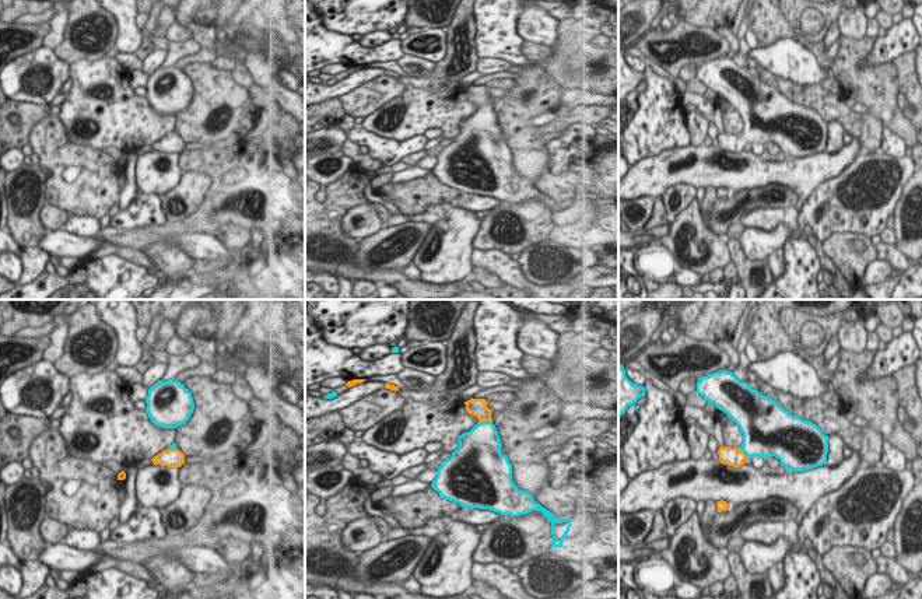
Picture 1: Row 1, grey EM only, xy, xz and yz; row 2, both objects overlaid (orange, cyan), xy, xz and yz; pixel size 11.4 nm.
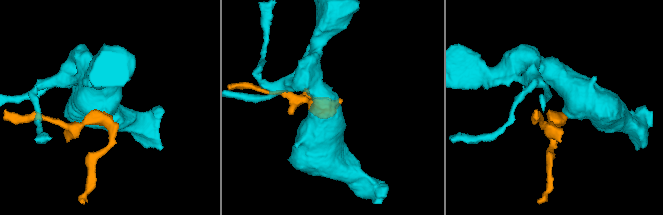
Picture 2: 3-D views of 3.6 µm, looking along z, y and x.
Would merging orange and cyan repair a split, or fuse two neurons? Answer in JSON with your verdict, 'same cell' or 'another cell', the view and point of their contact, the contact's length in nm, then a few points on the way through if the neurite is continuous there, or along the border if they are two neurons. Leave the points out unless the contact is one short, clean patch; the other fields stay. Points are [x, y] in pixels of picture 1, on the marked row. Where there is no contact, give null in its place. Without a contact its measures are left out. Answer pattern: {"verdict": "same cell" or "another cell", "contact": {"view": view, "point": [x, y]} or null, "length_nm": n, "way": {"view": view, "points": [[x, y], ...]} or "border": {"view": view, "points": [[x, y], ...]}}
{"verdict": "same cell", "contact": {"view": "xz", "point": [484, 420]}, "length_nm": 160, "way": {"view": "xz", "points": [[477, 407], [483, 413], [484, 420], [483, 441]]}}

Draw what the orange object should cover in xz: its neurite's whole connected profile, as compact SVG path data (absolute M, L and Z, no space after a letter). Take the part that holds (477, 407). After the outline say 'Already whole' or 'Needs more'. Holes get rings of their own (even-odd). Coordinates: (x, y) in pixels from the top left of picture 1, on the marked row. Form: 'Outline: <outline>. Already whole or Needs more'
Outline: M471 397L464 404L478 423L459 435L459 448L441 463L431 487L439 497L466 508L490 509L511 516L541 511L551 523L551 547L562 547L571 519L558 521L536 502L533 495L513 484L512 465L508 456L501 453L502 444L485 399Z. Needs more.

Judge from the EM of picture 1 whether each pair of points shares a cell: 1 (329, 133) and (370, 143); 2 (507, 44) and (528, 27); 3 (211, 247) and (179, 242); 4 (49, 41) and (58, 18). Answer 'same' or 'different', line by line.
1: different
2: different
3: same
4: same

